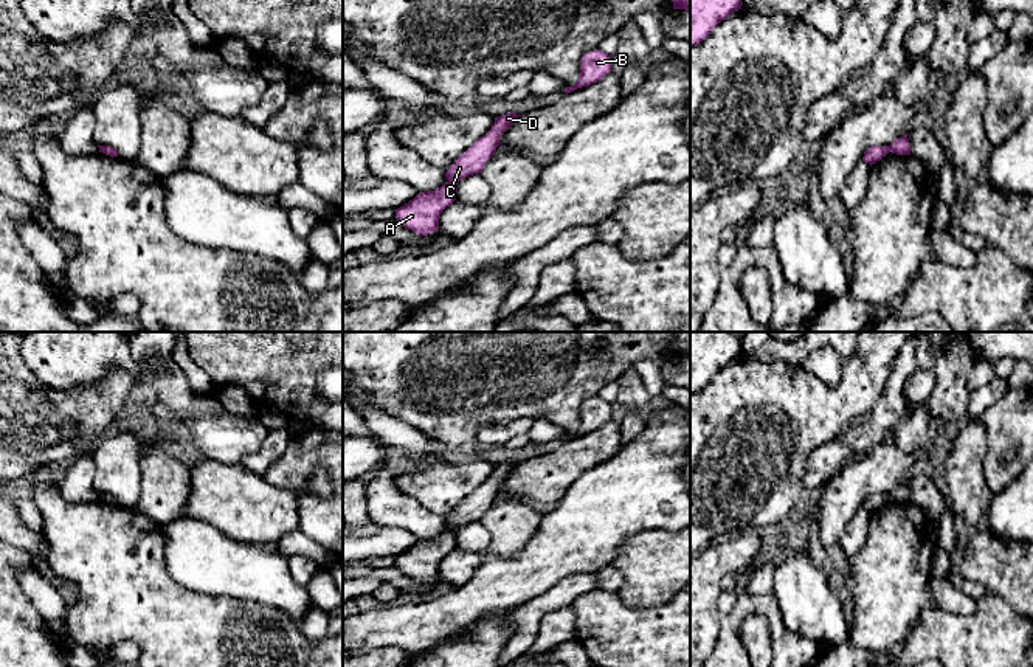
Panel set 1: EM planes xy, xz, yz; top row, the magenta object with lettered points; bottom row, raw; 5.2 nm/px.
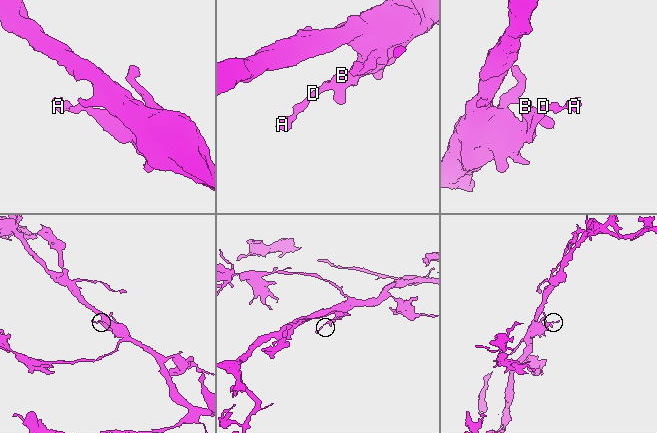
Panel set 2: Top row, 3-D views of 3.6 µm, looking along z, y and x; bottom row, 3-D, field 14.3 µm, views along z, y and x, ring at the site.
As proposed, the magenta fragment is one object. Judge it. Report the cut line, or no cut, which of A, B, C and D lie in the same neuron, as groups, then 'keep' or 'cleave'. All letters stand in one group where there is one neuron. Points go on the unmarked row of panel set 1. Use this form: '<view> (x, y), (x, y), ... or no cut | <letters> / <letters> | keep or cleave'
xz (449, 528), (453, 532) | A / B C D | cleave

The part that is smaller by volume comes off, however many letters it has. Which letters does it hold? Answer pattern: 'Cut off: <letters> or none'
Cut off: A

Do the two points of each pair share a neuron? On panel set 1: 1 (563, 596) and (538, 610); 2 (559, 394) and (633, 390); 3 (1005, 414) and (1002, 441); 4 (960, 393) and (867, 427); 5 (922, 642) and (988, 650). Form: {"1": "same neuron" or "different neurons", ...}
{"1": "same neuron", "2": "different neurons", "3": "same neuron", "4": "same neuron", "5": "same neuron"}

